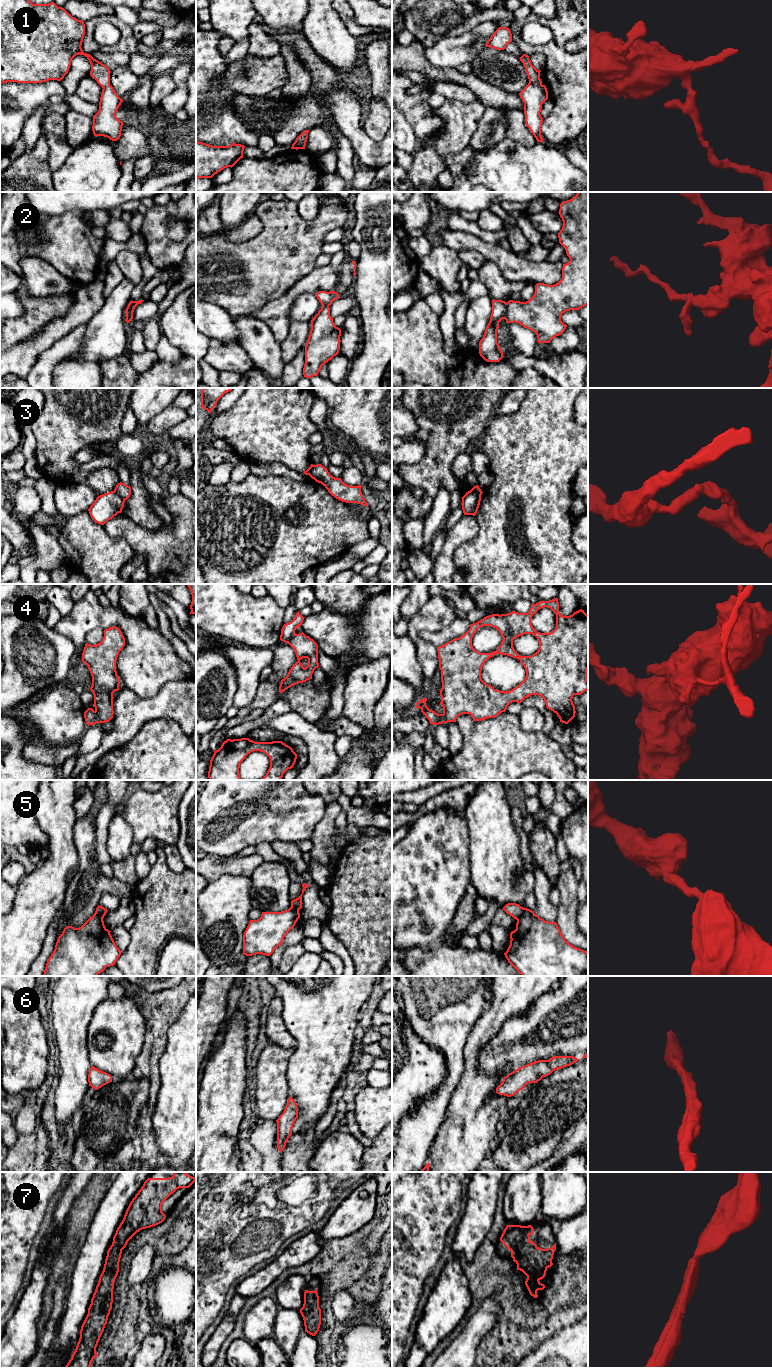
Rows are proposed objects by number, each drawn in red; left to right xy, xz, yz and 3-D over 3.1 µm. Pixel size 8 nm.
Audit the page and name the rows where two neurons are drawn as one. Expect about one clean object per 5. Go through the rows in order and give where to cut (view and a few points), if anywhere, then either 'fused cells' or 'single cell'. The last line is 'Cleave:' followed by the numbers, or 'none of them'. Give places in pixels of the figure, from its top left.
1: cut xz (300, 134), (303, 140), (301, 148); fused cells
2: cut yz (507, 303), (507, 311), (503, 318); fused cells
3: cut xy (114, 490), (124, 500); fused cells
4: cut xy (94, 711), (97, 722); fused cells
5: cut yz (524, 908), (523, 912), (516, 919); fused cells
6: cut none; single cell
7: cut none; single cell
Cleave: 1, 2, 3, 4, 5

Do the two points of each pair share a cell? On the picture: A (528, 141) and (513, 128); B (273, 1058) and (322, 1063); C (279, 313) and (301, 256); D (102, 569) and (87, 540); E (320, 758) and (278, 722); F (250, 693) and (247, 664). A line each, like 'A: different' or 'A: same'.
A: same
B: different
C: different
D: same
E: same
F: same

